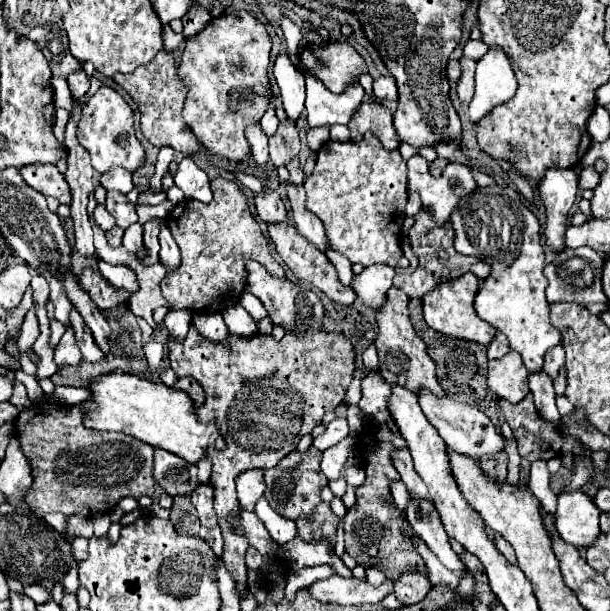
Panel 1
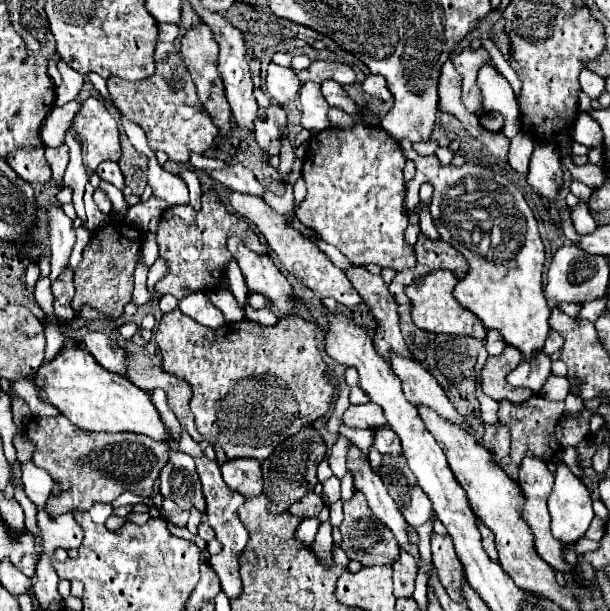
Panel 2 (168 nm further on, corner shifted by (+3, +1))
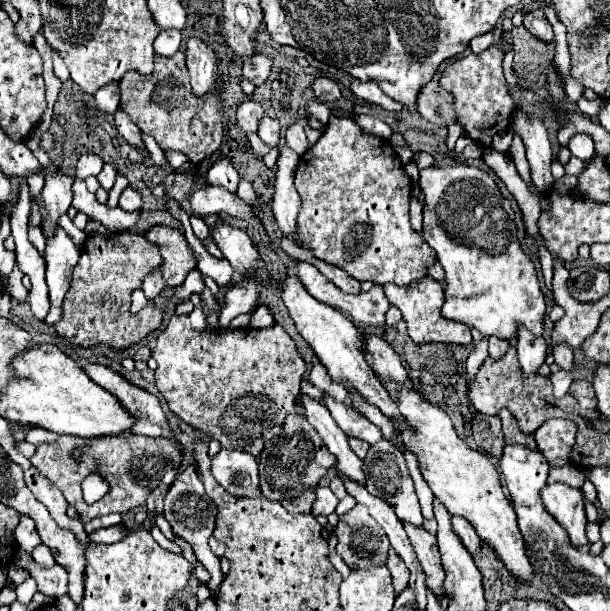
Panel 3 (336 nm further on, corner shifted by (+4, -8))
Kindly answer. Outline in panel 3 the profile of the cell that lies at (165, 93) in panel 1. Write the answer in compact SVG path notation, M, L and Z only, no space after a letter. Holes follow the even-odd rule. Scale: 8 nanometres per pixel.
M183 52L171 58L155 54L155 70L147 76L127 72L119 80L121 104L119 108L149 136L157 140L163 150L177 150L189 156L193 164L209 158L221 148L223 142L223 108L217 94L203 98L193 96L189 86L189 74L185 68Z

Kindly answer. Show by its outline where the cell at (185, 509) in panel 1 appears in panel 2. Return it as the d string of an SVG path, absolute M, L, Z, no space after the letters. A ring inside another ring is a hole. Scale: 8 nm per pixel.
M164 499L162 501L162 509L170 517L170 523L174 523L178 527L186 527L186 521L188 521L188 515L190 515L188 511L180 509L172 499Z

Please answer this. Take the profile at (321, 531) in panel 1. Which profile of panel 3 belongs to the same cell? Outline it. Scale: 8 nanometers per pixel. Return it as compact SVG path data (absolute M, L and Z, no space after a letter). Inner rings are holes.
M309 488L309 490L305 490L299 498L283 502L283 506L285 506L291 514L311 514L313 502L315 502L315 490Z

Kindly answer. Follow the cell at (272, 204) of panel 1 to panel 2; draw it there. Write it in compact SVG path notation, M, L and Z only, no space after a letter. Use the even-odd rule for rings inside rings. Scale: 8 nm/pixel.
M224 165L222 169L214 169L213 171L204 171L208 173L214 181L240 191L240 193L252 193L252 195L262 195L264 187L258 183L258 179L254 177L254 173L242 165Z

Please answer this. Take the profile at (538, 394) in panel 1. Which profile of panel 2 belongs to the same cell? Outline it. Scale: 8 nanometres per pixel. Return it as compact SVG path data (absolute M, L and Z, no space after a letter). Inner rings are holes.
M540 349L532 359L522 359L518 367L508 375L508 383L514 387L528 387L534 393L540 393L544 381L550 375L550 357Z

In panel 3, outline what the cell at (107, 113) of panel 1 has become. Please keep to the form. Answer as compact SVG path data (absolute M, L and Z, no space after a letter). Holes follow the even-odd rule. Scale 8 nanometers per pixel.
M83 154L77 162L77 178L87 178L87 176L97 176L103 168L103 160L95 154Z

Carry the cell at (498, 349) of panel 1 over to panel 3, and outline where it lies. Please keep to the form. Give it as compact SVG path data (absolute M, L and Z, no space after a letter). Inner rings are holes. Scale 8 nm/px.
M495 336L489 338L489 356L491 358L497 360L499 356L505 356L507 348L509 348L509 342L507 340L501 340L501 338L495 338Z

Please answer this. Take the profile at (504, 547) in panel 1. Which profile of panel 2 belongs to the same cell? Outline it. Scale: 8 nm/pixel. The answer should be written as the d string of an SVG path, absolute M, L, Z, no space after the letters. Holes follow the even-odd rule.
M476 521L476 527L478 527L480 535L482 535L482 547L484 547L484 551L488 553L488 557L490 557L492 561L496 561L496 547L494 547L492 531L488 531L488 527L484 527L484 523L480 523L480 521Z

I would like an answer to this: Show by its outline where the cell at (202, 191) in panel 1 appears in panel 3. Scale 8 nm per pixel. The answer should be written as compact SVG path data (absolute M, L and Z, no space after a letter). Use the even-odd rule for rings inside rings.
M192 215L190 217L190 223L194 234L196 237L202 241L202 243L207 248L207 251L214 255L215 257L222 259L223 255L221 251L218 249L216 243L211 237L211 233L209 232L209 228L200 216ZM214 250L214 251L213 251Z

